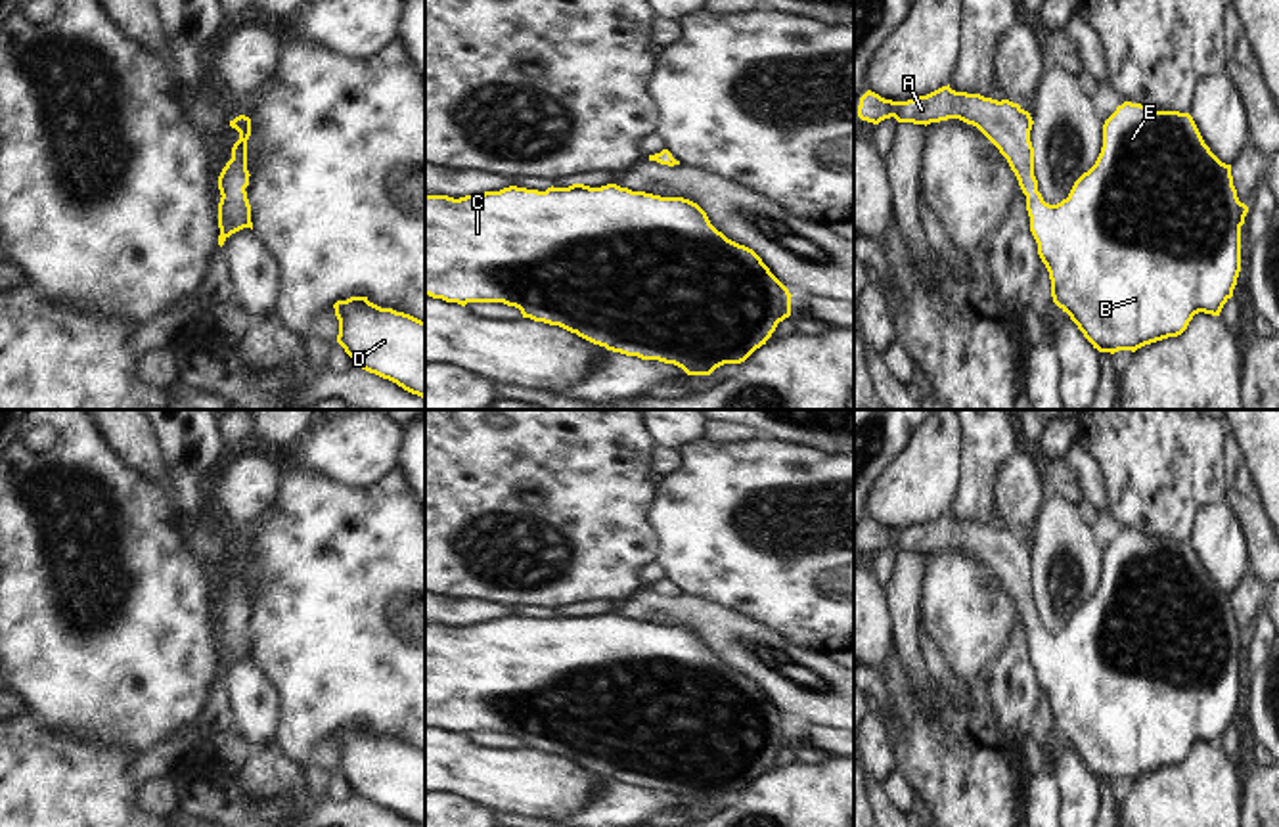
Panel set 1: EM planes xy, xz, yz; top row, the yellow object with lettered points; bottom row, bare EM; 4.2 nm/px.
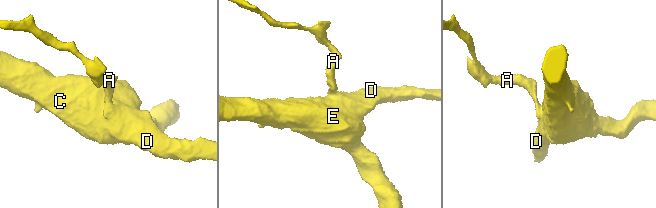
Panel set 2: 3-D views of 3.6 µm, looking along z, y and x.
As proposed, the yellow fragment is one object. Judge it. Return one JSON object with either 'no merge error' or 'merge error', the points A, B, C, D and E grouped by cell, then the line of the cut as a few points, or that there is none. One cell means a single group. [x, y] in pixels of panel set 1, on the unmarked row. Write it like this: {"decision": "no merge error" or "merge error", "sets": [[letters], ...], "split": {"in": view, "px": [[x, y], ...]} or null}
{"decision": "no merge error", "sets": [["A", "B", "C", "D", "E"]], "split": null}

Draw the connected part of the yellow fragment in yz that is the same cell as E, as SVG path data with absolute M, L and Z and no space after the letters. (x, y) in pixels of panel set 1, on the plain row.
M950 513L908 530L885 528L867 519L860 526L858 546L873 553L894 546L898 551L925 555L948 548L976 555L1007 588L1026 624L1030 660L1049 701L1053 731L1070 745L1099 781L1135 781L1145 773L1178 766L1195 743L1220 745L1223 733L1233 726L1241 701L1241 655L1248 636L1237 626L1231 593L1222 592L1210 580L1189 542L1155 540L1132 530L1118 534L1103 553L1103 576L1095 593L1074 611L1068 626L1057 634L1045 632L1038 620L1030 570L1034 549L1019 532L955 521Z

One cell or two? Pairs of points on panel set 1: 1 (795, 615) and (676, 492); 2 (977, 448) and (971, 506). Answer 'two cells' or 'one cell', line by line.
1: one cell
2: one cell

